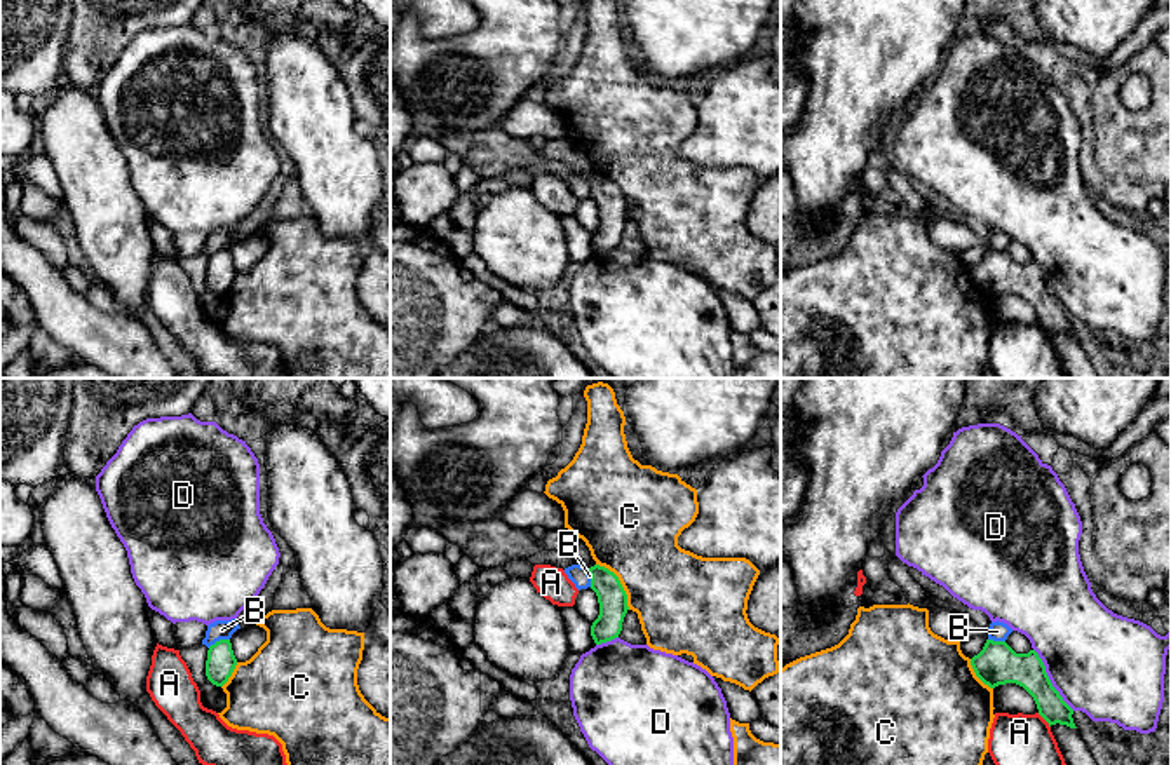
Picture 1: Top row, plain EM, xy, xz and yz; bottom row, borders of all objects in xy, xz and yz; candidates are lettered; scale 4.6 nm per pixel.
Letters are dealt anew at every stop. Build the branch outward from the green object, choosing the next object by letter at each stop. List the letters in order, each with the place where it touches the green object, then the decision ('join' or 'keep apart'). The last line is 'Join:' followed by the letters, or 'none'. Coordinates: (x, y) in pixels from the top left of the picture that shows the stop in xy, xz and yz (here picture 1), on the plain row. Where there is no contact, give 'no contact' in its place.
A: yz (1044, 328) | keep apart
B: xy (220, 250) | keep apart
C: xz (619, 192) | keep apart
D: yz (1049, 290) | keep apart
Join: none

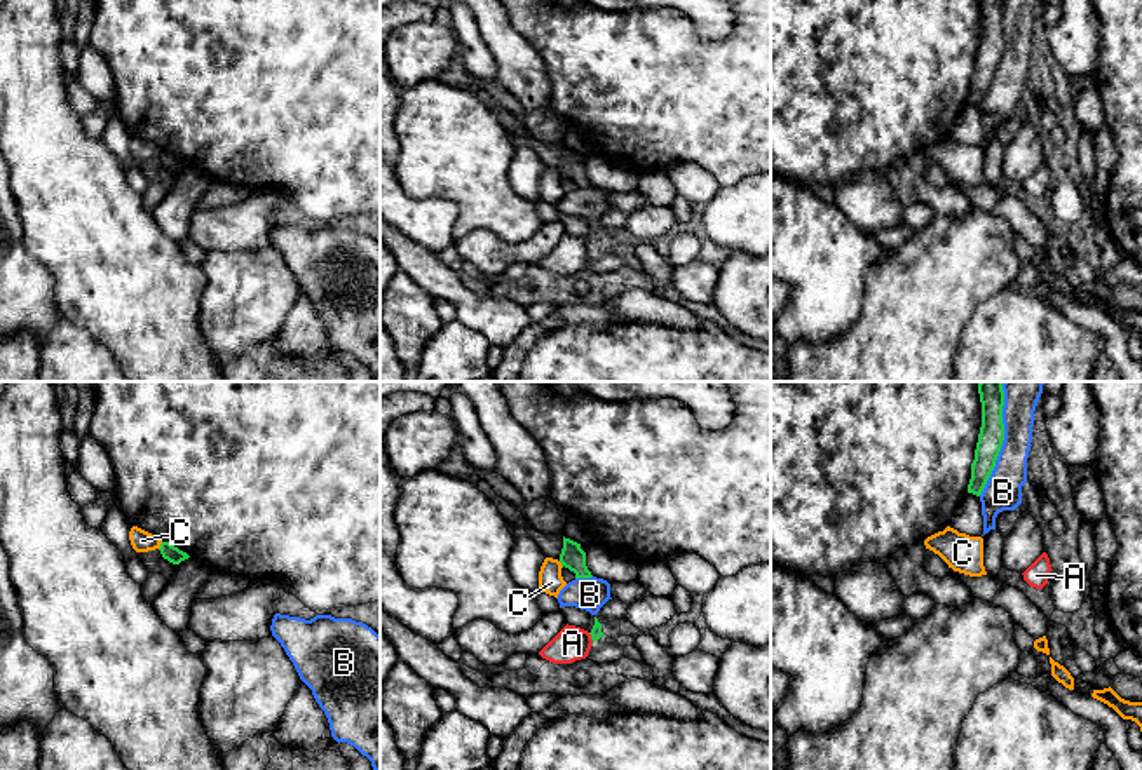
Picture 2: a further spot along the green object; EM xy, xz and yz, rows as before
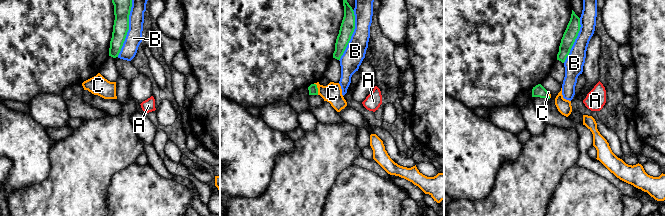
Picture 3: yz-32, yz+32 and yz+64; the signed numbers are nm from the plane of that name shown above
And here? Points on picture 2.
A: xz (591, 248) | keep apart
B: yz (1001, 53) | keep apart
C: xy (161, 155) | keep apart
Join: none

